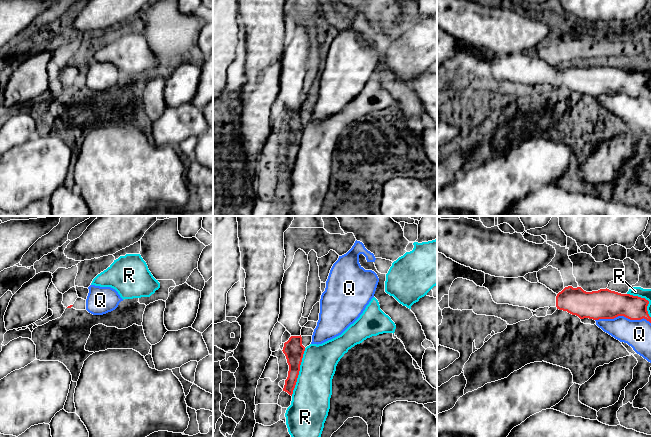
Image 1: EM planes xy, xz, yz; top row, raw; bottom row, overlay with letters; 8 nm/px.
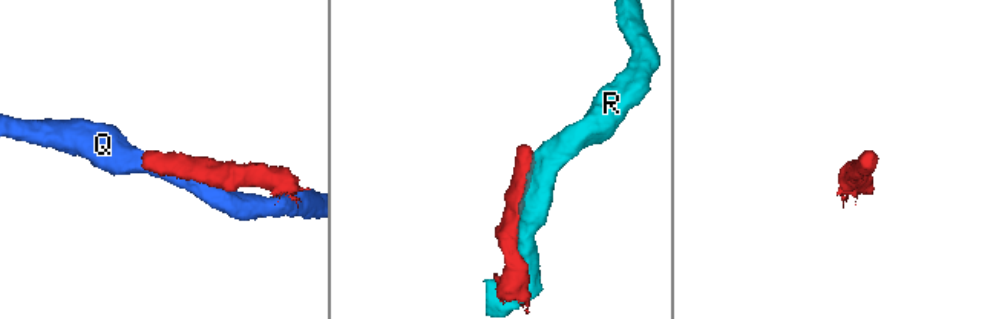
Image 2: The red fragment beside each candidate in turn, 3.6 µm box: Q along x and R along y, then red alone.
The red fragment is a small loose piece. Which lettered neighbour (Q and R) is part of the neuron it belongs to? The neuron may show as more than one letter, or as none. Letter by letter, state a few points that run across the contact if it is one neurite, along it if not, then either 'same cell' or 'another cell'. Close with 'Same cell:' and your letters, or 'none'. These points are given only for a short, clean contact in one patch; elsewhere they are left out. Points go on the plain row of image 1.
Q: another cell
R: another cell
Same cell: none

